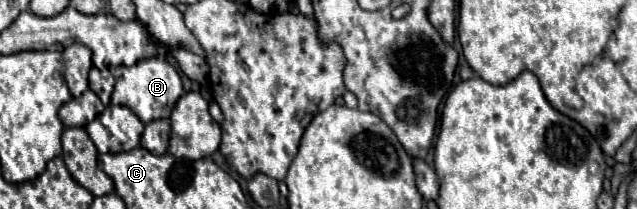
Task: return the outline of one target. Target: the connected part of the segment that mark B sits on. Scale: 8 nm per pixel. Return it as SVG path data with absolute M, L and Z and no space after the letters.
M147 58L147 60L139 60L133 66L119 66L115 70L115 78L117 82L111 94L111 104L121 104L135 110L135 114L143 124L159 118L169 118L175 102L183 94L181 76L169 62L161 58Z

